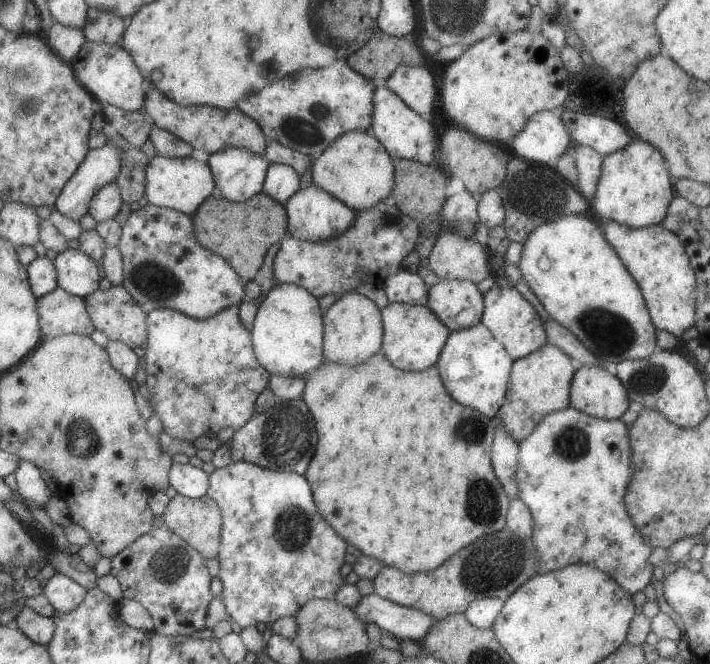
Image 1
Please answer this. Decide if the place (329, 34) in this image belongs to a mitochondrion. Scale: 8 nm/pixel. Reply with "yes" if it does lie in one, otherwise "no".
yes

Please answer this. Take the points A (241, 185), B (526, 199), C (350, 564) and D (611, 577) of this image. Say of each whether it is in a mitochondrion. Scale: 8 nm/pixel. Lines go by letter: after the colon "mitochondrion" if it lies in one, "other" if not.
A: other
B: mitochondrion
C: other
D: other

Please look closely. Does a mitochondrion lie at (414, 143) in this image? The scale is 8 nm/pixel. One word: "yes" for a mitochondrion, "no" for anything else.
no

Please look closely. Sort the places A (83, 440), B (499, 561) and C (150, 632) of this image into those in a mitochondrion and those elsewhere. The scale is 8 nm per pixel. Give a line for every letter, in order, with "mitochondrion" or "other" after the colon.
A: mitochondrion
B: mitochondrion
C: other

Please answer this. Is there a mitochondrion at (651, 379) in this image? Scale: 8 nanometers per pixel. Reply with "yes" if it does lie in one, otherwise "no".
yes

